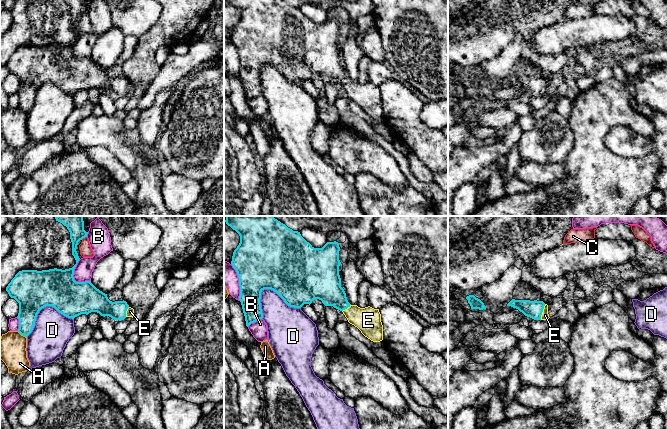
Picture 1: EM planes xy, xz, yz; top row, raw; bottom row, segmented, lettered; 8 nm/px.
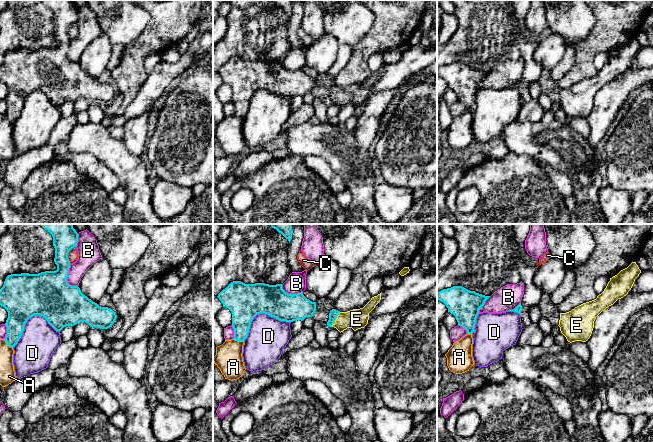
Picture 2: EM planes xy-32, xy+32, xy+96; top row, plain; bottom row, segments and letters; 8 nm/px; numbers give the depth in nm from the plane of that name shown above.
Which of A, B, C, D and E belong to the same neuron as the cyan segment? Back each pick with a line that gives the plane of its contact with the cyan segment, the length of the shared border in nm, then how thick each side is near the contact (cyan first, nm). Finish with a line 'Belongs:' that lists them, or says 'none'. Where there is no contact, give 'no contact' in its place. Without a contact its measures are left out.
E: meets cyan in yz; contact 130 nm long; 140 nm thick on the cyan side, 60 nm on the other
Belongs: E

